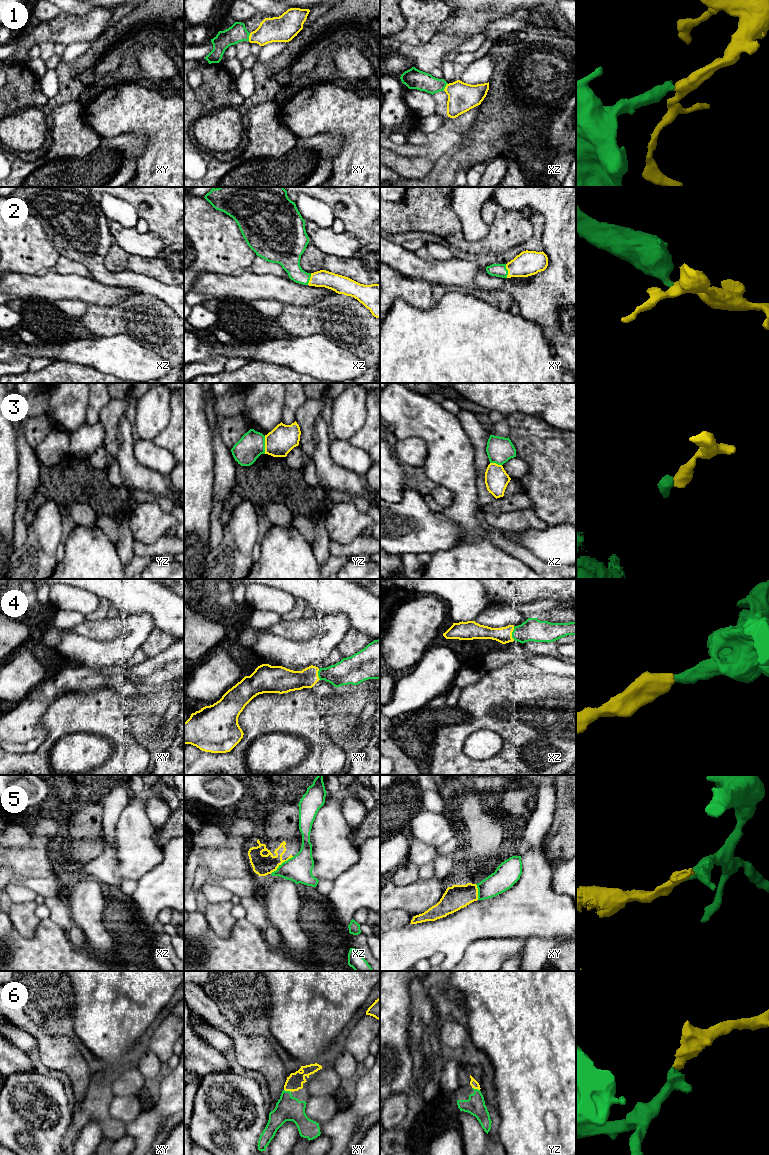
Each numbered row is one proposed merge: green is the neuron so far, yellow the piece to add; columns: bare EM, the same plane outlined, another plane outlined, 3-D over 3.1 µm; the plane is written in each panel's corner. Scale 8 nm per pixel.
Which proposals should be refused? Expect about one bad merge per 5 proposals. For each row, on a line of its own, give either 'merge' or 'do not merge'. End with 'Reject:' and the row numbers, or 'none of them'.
1: merge
2: merge
3: do not merge
4: merge
5: do not merge
6: merge
Reject: 3, 5

